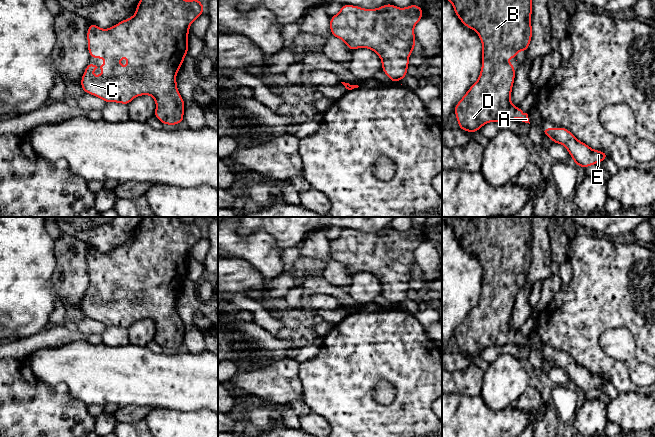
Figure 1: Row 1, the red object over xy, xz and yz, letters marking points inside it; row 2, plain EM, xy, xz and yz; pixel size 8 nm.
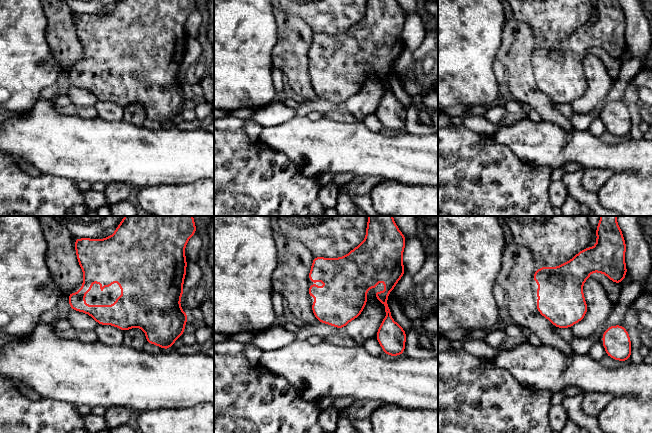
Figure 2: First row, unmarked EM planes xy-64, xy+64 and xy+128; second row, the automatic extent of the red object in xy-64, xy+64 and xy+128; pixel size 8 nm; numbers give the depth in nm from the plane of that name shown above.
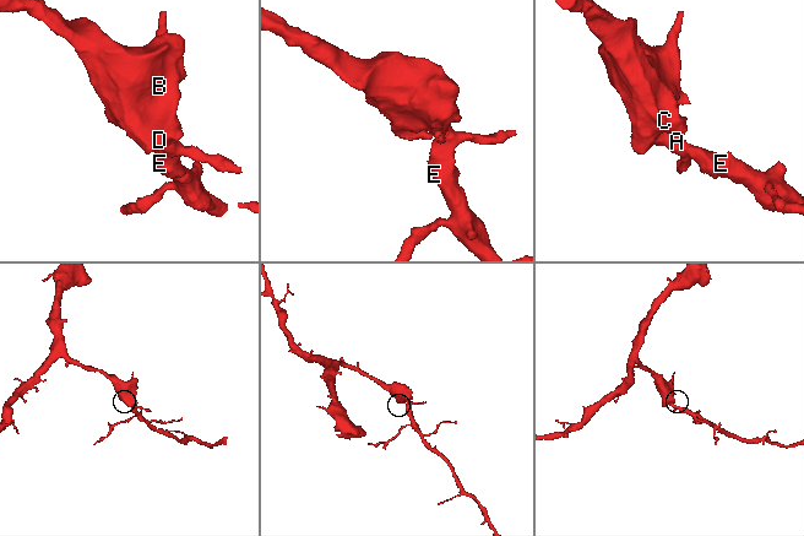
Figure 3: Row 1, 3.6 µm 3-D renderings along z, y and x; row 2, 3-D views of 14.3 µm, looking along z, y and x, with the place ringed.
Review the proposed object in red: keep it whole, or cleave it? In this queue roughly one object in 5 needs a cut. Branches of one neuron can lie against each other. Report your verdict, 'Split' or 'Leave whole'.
Leave whole

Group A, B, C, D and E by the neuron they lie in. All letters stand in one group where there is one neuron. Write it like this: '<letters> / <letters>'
A B C D E

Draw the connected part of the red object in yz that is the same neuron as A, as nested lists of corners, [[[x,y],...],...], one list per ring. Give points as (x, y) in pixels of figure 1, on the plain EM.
[[[442,217],[453,229],[460,245],[478,257],[482,266],[482,291],[478,304],[469,312],[454,332],[459,353],[470,357],[479,355],[488,346],[519,344],[529,347],[528,338],[511,327],[511,316],[517,291],[514,286],[500,286],[500,282],[516,282],[519,275],[527,275],[532,263],[531,217]]]

